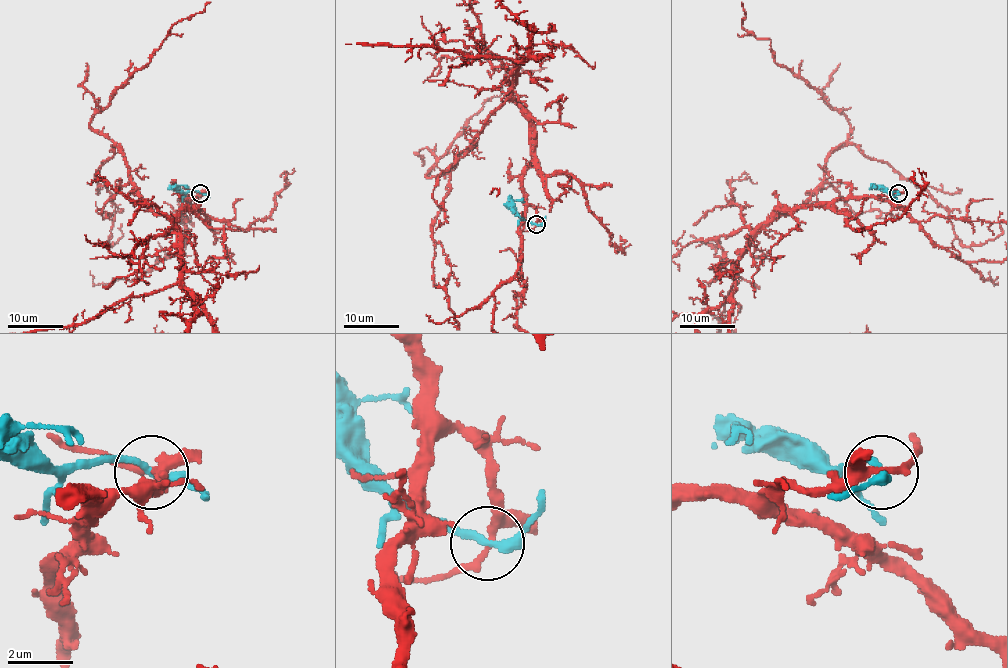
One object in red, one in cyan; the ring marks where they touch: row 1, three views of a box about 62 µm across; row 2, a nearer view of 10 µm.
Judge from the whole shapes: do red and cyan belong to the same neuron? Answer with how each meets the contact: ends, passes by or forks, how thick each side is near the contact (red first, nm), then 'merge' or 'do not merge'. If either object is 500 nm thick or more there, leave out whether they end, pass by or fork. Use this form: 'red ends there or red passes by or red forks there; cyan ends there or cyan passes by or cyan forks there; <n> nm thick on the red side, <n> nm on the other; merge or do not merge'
red forks there; cyan passes by; 240 nm thick on the red side, 240 nm on the other; do not merge

